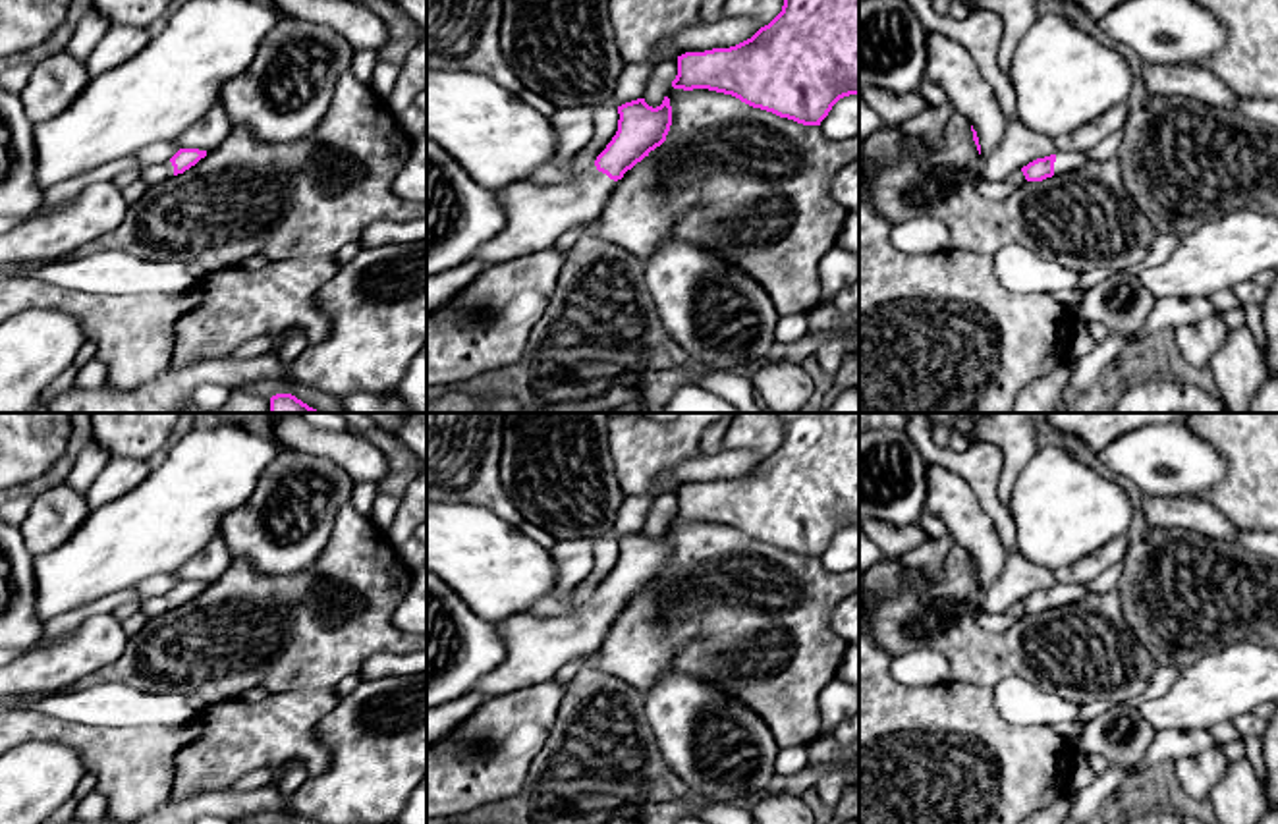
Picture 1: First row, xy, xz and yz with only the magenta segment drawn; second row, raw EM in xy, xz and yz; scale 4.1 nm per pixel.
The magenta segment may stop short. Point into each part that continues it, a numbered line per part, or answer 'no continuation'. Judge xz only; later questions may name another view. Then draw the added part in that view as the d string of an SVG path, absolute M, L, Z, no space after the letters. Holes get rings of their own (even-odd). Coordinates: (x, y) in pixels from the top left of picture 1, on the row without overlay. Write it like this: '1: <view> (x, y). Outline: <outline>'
1: xz (537, 649). Outline: M591 598L564 618L517 614L502 623L506 660L471 693L496 697L552 679L575 658L587 660L606 639L616 614Z

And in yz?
1: yz (1066, 593). Outline: M1058 583L1056 594L1054 594L1054 608L1071 604L1075 600L1081 600L1087 594L1087 587L1077 583Z

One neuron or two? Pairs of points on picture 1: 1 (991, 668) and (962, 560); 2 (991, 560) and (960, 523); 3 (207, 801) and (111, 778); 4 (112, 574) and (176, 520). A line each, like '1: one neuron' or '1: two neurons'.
1: one neuron
2: one neuron
3: two neurons
4: one neuron

